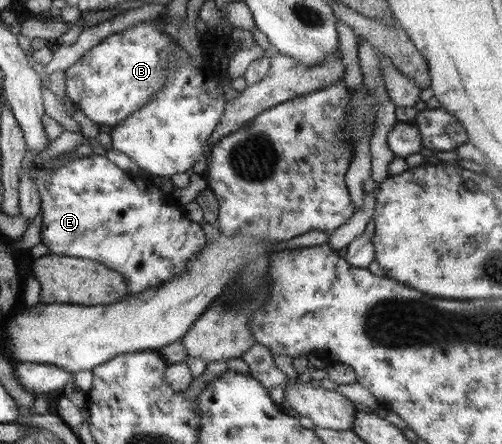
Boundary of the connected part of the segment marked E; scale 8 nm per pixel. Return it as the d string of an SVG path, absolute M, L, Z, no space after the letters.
M93 154L92 156L76 156L67 160L65 164L60 164L58 167L53 167L48 169L47 165L33 167L31 172L31 179L37 187L37 193L39 193L40 198L40 210L41 210L41 244L46 246L50 254L60 255L60 256L73 256L77 259L95 260L100 264L111 268L123 275L128 286L128 294L139 294L144 290L149 290L150 288L158 287L161 284L165 284L169 280L173 280L180 272L183 272L191 263L191 259L205 247L207 238L205 237L205 232L201 223L193 222L184 211L184 207L177 203L175 198L170 195L165 195L163 192L154 185L151 177L134 175L129 173L117 165L110 162L106 156L98 156Z

